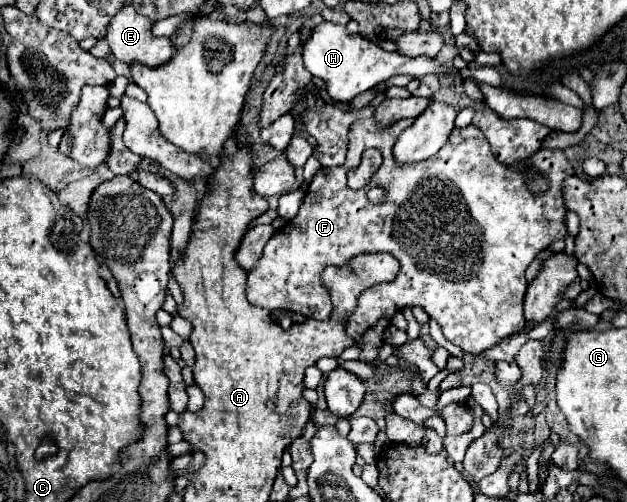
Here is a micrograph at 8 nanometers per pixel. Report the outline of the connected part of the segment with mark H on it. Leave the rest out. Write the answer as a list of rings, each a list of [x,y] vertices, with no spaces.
[[[321,22],[313,28],[311,36],[303,42],[303,62],[305,68],[321,78],[325,82],[325,90],[333,100],[339,102],[349,102],[357,94],[371,90],[379,82],[387,80],[389,76],[395,74],[409,74],[409,76],[423,76],[423,74],[439,74],[443,72],[441,66],[437,66],[435,60],[429,58],[409,58],[401,56],[397,52],[387,52],[379,48],[377,44],[371,44],[371,40],[359,36],[359,34],[349,34],[345,26],[335,24],[335,22]]]

